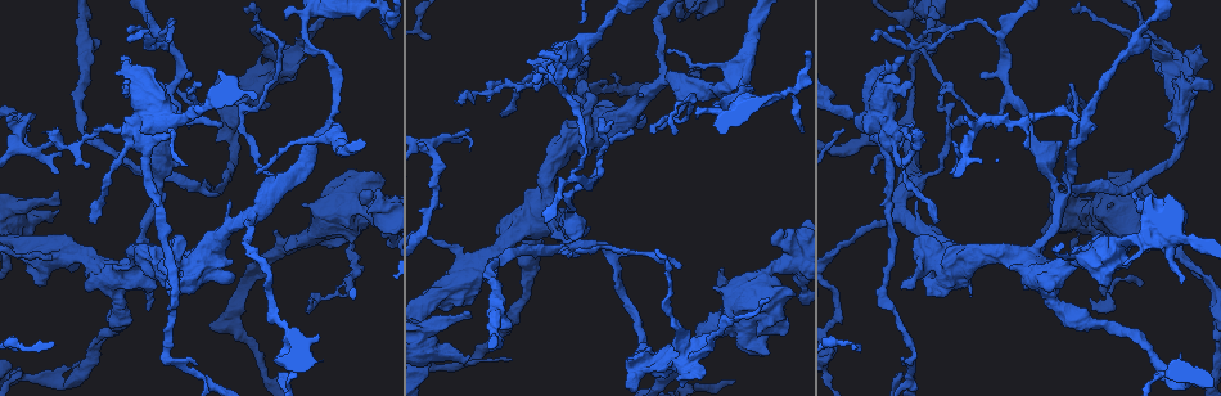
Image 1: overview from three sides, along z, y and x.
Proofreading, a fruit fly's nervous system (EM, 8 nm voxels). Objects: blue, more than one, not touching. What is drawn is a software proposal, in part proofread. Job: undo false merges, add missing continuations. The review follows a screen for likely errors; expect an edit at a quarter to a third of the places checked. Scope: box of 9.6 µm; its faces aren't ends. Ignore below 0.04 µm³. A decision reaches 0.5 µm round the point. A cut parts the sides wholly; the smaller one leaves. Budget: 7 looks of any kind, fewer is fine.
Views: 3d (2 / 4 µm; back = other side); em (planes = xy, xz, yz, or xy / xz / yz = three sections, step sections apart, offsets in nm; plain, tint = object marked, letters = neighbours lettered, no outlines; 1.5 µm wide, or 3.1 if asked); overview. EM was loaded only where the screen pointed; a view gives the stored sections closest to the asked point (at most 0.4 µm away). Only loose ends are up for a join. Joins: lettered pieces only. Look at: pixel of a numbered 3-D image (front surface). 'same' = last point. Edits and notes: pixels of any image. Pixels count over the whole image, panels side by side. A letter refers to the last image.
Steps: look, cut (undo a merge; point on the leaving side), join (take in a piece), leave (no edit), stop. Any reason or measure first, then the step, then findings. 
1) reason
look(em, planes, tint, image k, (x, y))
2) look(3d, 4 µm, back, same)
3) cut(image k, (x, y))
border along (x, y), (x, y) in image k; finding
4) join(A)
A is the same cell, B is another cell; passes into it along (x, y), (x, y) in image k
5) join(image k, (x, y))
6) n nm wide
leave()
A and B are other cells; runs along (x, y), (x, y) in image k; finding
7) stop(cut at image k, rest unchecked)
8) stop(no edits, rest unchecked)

calibre changes
look(3d, 4 µm, image 1, (577, 53))

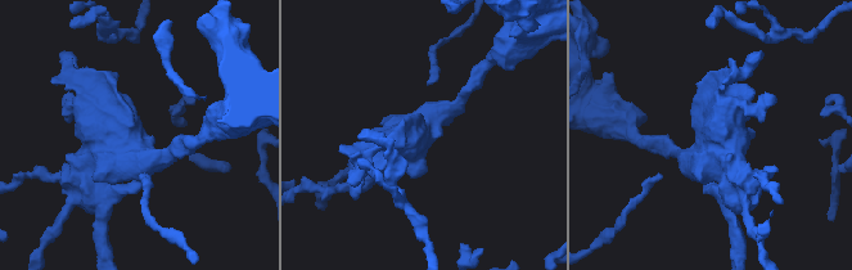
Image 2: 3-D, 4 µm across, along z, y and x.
look(em, 3.1 µm, xz, step 16, tint, image 2, (416, 133))

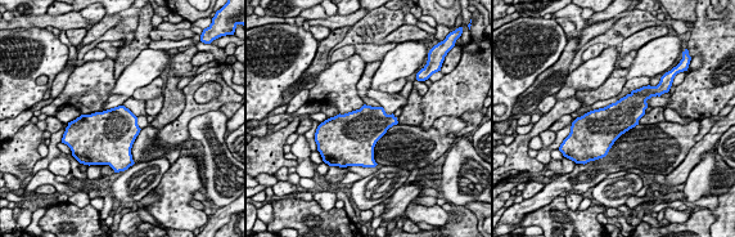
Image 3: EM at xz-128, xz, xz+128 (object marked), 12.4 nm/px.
look(em, 3.1 µm, planes, letters, same)

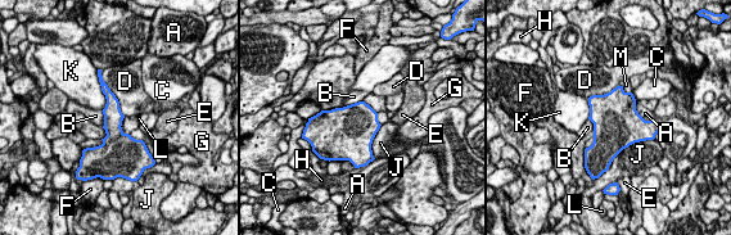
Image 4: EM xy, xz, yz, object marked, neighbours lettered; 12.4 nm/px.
leave()
A, B, C, D, E, F, G, H, J, K, L and M are other cells; runs along (104, 87), (112, 102), (112, 152) in image 4; continuous, no second neuron

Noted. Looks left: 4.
an open end
look(3d, 4 µm, image 1, (698, 116))

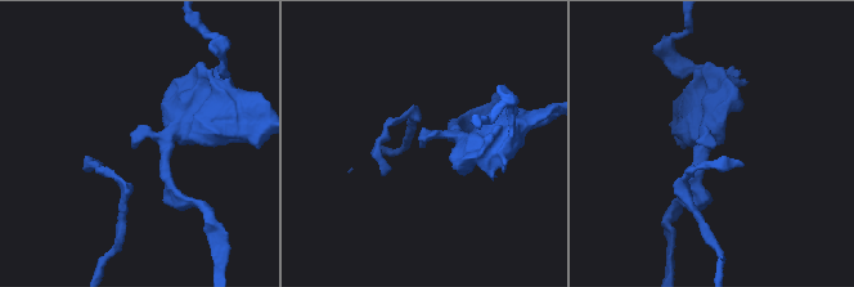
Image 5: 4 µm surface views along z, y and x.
arms of 180, 360 nm; shape alone is not enough
look(em, planes, letters, image 5, (136, 145))

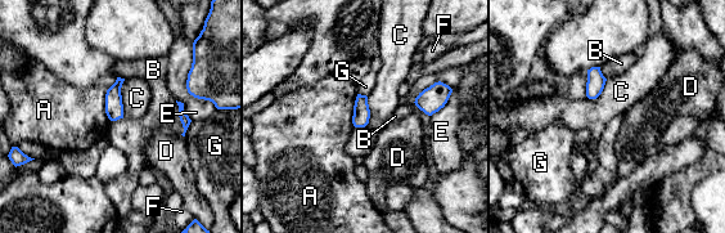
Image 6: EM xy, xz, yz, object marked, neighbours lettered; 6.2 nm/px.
110 nm wide
leave()
A, B, C, D, E, F and G are other cells; none of them fits

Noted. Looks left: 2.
stop(no edits, rest unchecked)

